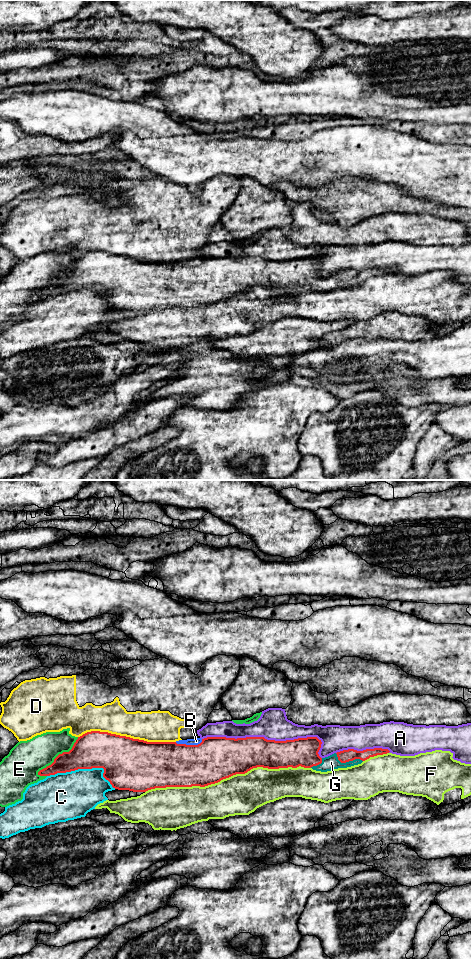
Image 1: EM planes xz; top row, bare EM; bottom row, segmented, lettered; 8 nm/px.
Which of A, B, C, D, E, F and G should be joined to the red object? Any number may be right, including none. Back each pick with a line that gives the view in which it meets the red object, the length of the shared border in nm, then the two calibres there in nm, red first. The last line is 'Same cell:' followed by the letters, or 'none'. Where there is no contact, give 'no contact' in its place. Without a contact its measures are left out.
G: contact in xz; length 240 nm; calibres 100 and 120 nm
Same cell: G

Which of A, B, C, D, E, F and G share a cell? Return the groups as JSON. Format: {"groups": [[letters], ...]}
{"groups": [["A"], ["B", "D"], ["C"], ["E"], ["F"], ["G"]]}

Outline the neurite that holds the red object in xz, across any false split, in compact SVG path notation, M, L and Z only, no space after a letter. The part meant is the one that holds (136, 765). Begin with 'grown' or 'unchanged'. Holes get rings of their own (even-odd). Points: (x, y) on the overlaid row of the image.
grown; M91 731L78 737L69 752L59 754L54 762L40 770L38 775L50 776L78 769L103 768L103 777L113 788L146 792L166 787L205 787L236 774L245 774L257 767L279 769L301 766L327 772L358 765L370 757L390 752L382 748L363 751L348 749L321 758L318 754L321 744L317 737L286 741L267 740L264 737L207 737L198 745L186 745L176 742L147 742L108 732Z

